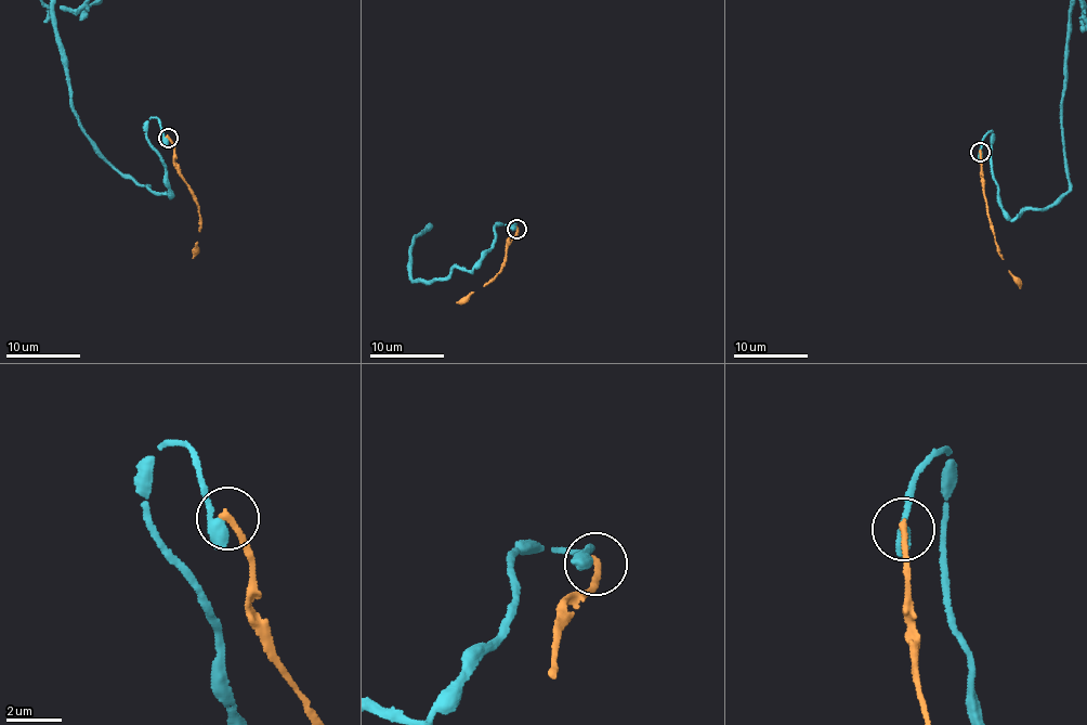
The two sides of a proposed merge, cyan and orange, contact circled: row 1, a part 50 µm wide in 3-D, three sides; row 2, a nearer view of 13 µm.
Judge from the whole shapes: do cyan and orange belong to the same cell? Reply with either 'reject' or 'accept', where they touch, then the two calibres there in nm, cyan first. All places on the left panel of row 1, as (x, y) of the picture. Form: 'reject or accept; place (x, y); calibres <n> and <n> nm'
reject; place (168, 138); calibres 500 and 240 nm

